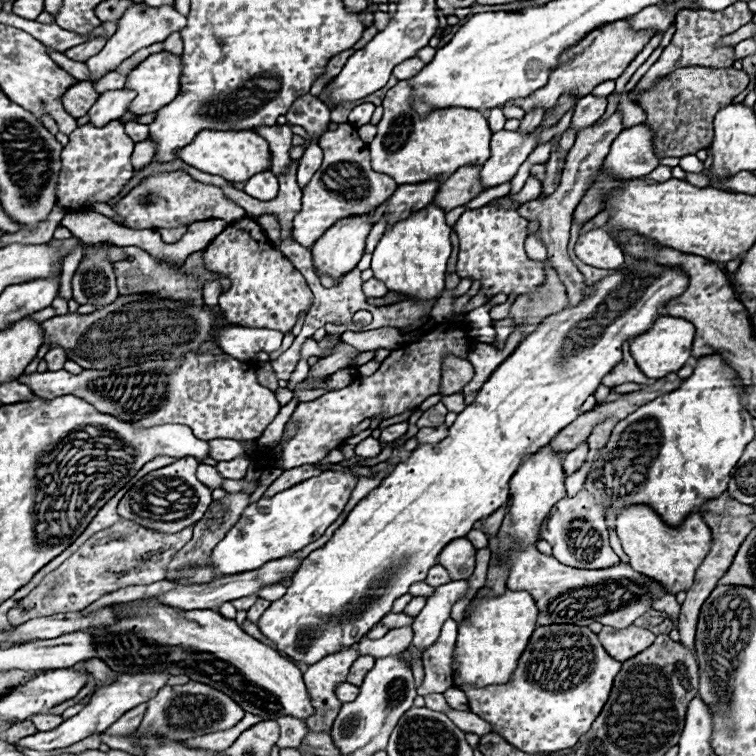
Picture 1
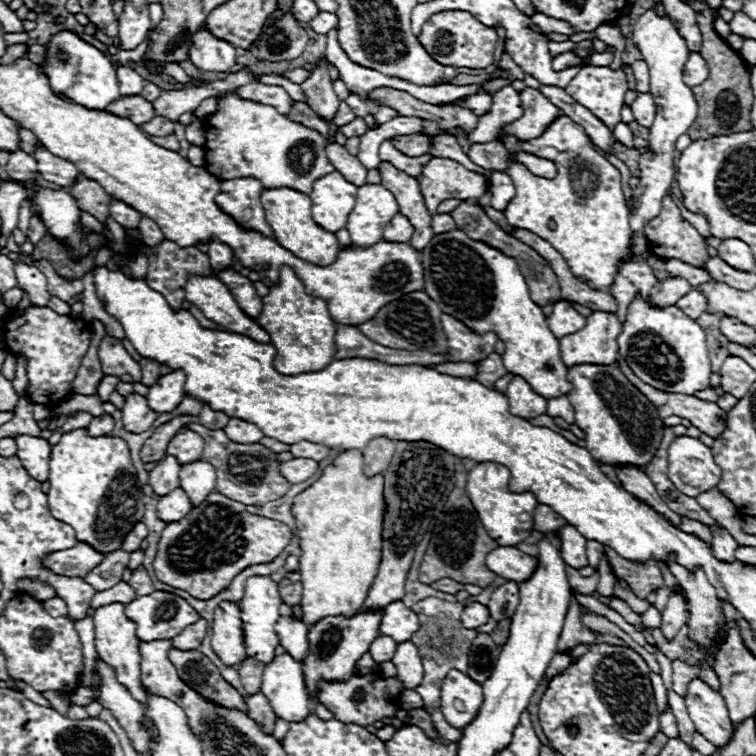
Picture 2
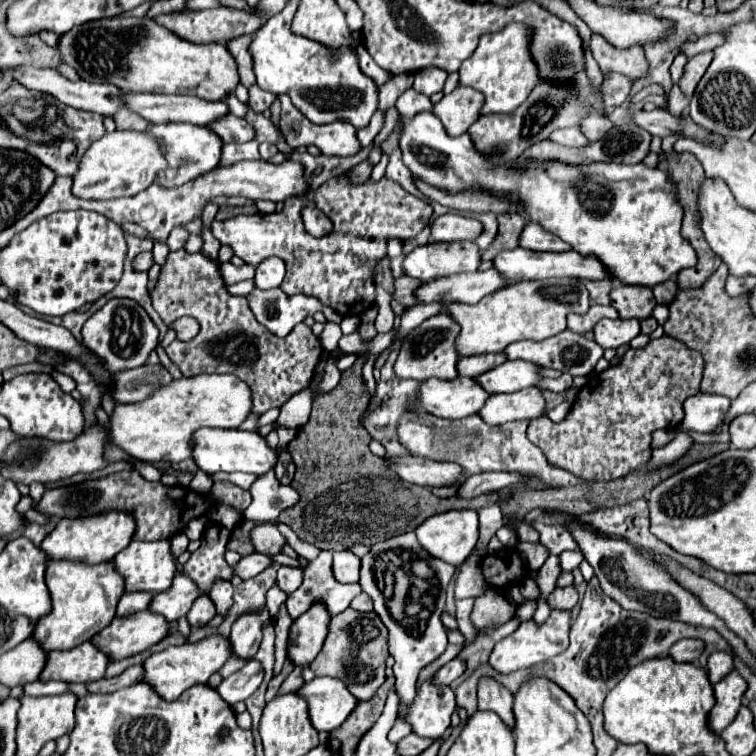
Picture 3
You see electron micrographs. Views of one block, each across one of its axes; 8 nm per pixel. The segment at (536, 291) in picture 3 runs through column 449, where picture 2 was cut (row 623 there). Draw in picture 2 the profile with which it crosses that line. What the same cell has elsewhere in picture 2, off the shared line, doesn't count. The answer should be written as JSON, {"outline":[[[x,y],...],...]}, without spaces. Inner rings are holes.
{"outline":[[[346,450],[334,456],[332,464],[324,468],[322,476],[304,492],[294,498],[292,514],[296,518],[296,530],[300,538],[300,576],[304,584],[302,596],[302,612],[304,622],[314,624],[324,616],[352,616],[356,614],[372,586],[376,576],[376,568],[382,558],[382,524],[384,524],[384,476],[376,474],[372,478],[364,476],[362,472],[362,450]]]}

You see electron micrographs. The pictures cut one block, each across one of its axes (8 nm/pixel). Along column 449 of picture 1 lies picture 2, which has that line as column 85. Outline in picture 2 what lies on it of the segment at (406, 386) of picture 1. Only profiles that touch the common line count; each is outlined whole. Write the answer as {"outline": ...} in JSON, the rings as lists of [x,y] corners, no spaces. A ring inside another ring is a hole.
{"outline":[[[30,306],[22,316],[10,314],[4,324],[4,342],[8,352],[28,358],[28,388],[26,396],[44,406],[56,406],[66,394],[72,392],[72,382],[82,364],[82,358],[90,344],[90,332],[86,330],[84,320],[74,320],[70,316],[60,316],[50,308]]]}

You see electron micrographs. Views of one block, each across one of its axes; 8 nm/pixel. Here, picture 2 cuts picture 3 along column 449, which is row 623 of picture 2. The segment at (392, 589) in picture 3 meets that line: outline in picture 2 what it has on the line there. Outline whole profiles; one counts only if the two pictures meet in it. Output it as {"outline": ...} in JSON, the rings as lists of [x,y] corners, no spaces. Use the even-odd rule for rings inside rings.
{"outline":[[[572,598],[566,620],[564,620],[562,634],[558,638],[558,648],[556,648],[558,652],[570,652],[578,644],[596,642],[596,632],[592,628],[584,626],[580,616],[582,616],[582,606],[580,606],[580,602],[576,598]]]}

